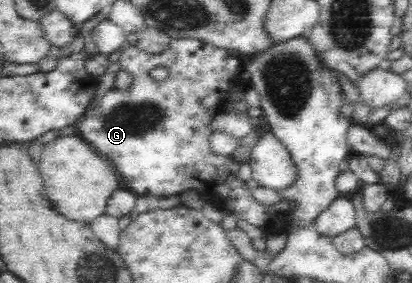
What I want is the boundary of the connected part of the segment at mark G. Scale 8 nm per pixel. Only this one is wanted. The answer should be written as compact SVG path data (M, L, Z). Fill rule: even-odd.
M179 38L172 39L169 48L161 54L143 52L140 48L130 45L129 48L122 49L117 58L121 71L125 70L127 74L133 75L133 84L127 90L113 88L101 96L99 104L79 124L81 139L113 162L117 172L123 176L128 191L138 196L147 194L159 199L179 195L185 190L197 190L204 194L209 204L234 213L265 233L271 216L268 216L251 194L247 194L247 186L237 180L239 164L235 163L232 157L217 157L209 153L209 122L215 114L223 110L222 92L231 88L231 81L241 71L237 54L201 40ZM157 67L168 68L169 75L164 80L157 81L149 75L151 69Z

